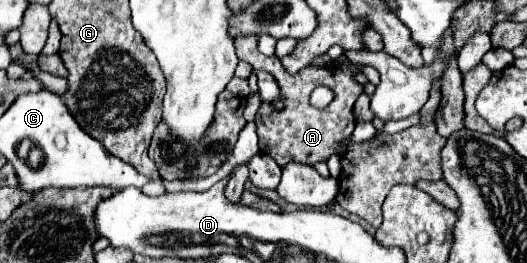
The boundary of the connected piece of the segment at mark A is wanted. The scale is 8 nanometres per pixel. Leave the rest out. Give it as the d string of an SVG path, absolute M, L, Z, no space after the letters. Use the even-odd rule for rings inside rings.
M238 37L236 41L236 53L238 59L250 63L254 70L264 70L274 75L274 79L280 85L284 107L280 111L272 109L268 103L262 103L258 115L256 115L256 127L260 137L260 151L270 155L280 167L298 161L306 165L314 165L318 161L326 161L330 155L336 153L336 147L340 141L348 139L354 131L354 103L363 93L363 87L354 79L354 75L360 72L359 65L346 65L343 67L332 66L327 69L312 69L304 67L296 75L288 75L286 69L282 69L280 59L276 56L267 57L256 49L258 37ZM320 85L329 86L334 92L334 101L326 109L310 109L308 97L314 87Z

